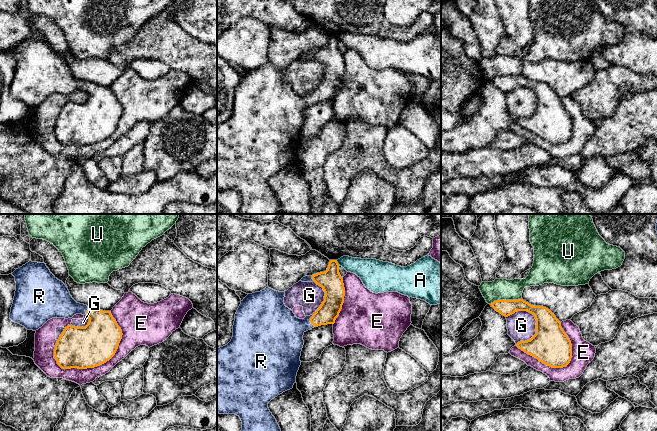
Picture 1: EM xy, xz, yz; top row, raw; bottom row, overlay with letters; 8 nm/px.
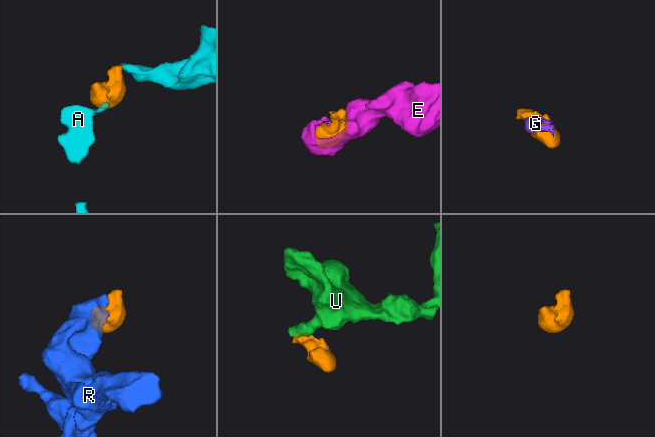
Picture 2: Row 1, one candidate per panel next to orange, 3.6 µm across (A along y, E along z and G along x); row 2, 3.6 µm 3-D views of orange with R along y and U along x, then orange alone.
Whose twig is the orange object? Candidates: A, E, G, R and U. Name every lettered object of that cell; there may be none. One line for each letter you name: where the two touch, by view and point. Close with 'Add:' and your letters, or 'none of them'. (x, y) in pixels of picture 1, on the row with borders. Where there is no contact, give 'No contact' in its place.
R: Touches orange at xz (310, 320)
Add: R

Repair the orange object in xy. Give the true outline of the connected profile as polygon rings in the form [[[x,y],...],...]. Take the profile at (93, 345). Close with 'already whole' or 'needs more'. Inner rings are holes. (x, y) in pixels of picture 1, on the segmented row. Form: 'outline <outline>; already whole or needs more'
outline [[[31,260],[11,273],[15,277],[16,291],[10,312],[10,319],[36,331],[52,318],[72,318],[76,314],[86,315],[89,322],[85,327],[68,325],[60,335],[54,349],[54,357],[62,369],[87,369],[100,366],[116,353],[122,339],[122,330],[113,318],[111,311],[77,303],[66,285],[58,280],[45,263]]]; needs more

